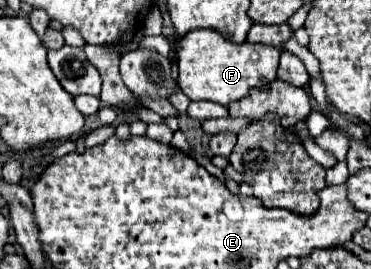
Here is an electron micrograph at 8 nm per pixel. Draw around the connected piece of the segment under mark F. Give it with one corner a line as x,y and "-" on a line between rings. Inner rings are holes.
192,29
178,39
178,83
190,101
228,105
250,89
264,89
276,79
278,49
260,43
232,43
212,29

